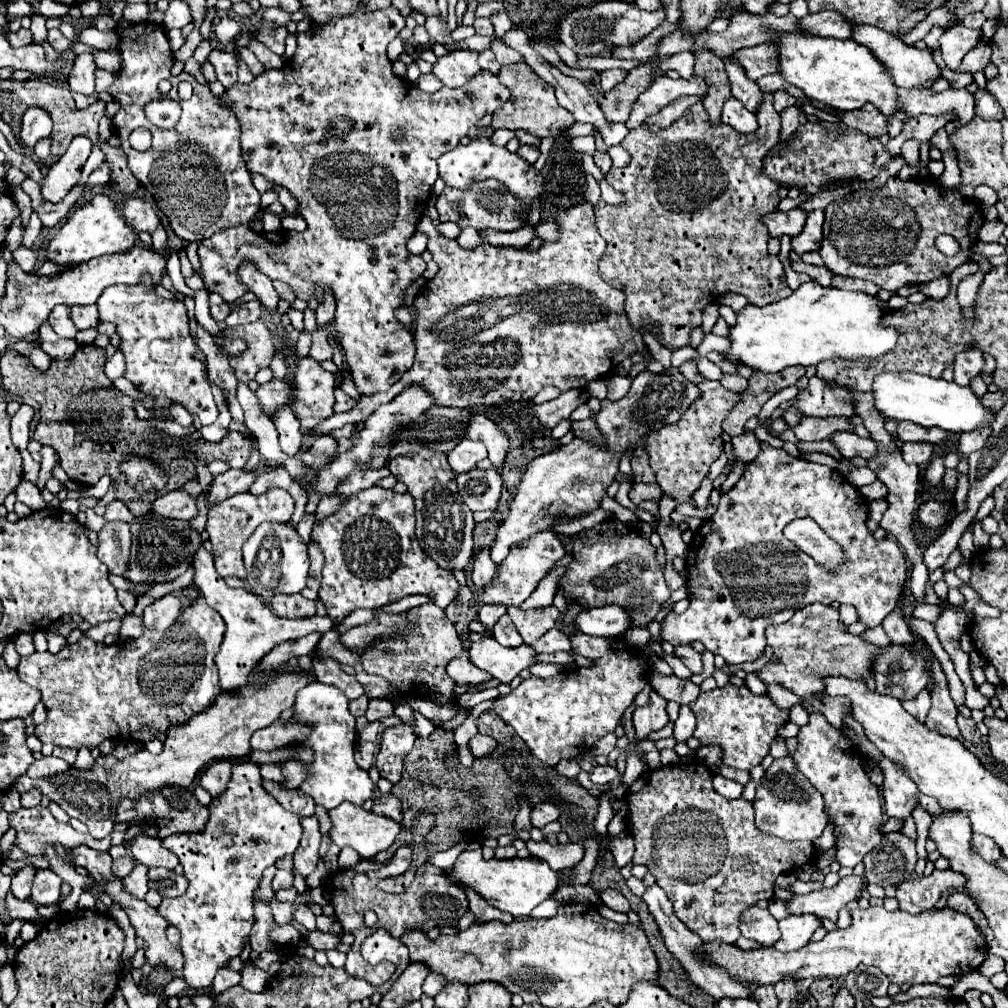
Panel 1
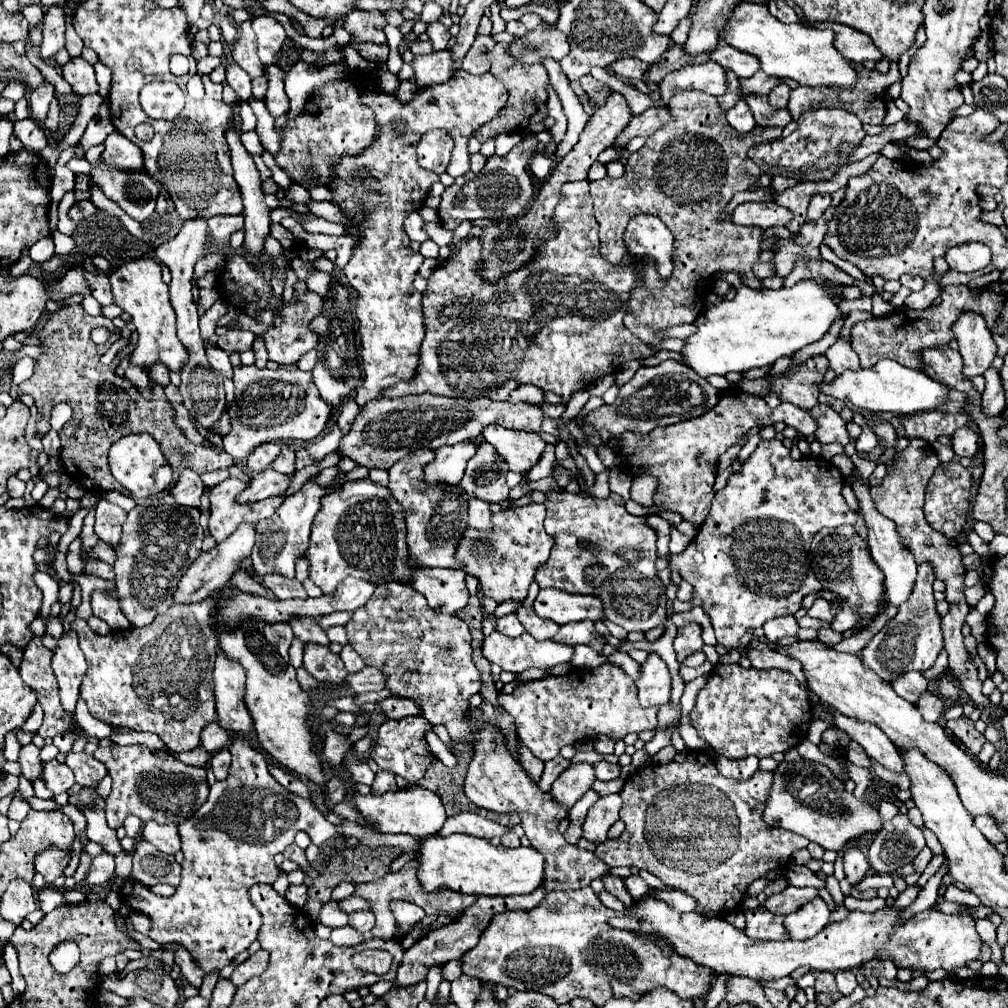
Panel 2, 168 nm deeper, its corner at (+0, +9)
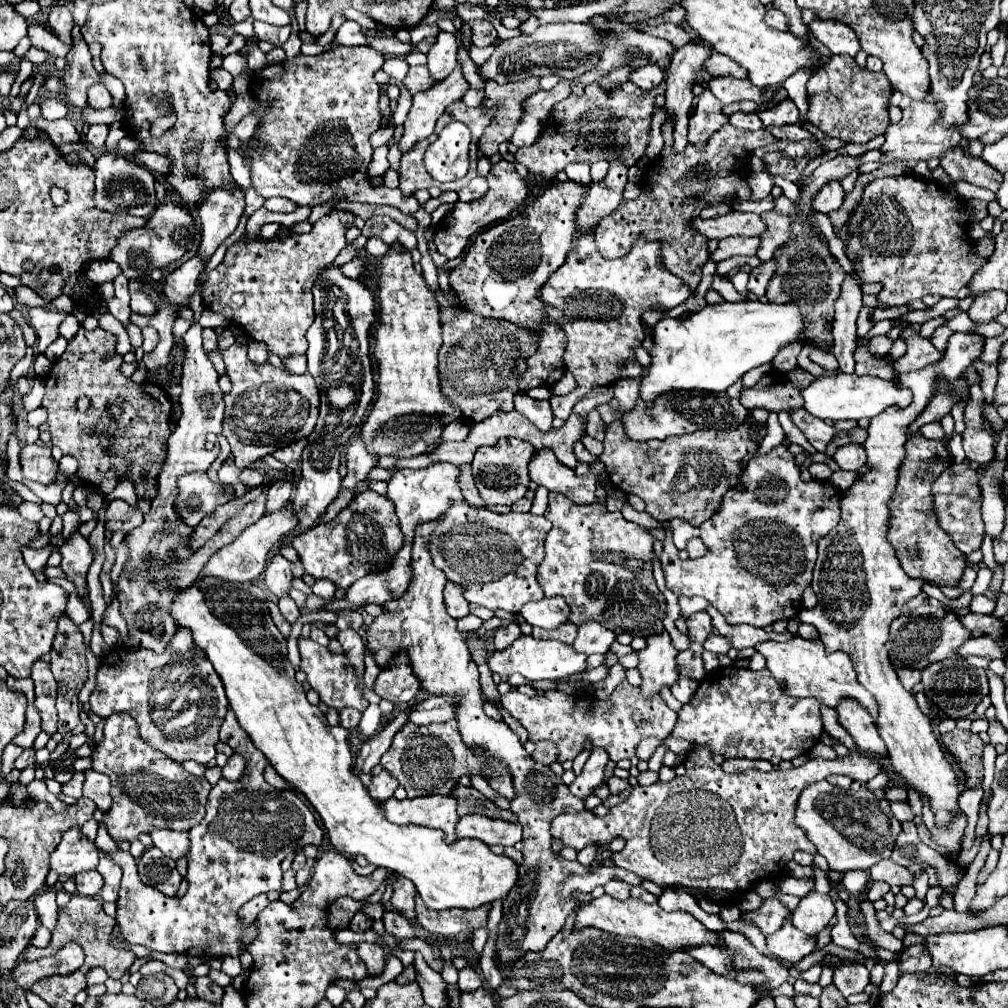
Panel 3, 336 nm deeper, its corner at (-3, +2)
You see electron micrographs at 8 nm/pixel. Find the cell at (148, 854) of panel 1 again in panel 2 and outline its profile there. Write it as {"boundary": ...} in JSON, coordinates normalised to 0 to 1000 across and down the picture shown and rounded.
{"boundary":[[[143,815],[141,833],[149,835],[151,839],[155,839],[163,847],[175,847],[179,843],[179,829],[177,829],[173,817]]]}

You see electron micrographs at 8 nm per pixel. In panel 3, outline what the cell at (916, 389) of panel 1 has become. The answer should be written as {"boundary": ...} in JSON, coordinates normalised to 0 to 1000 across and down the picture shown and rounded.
{"boundary":[[[814,372],[805,378],[803,384],[795,388],[797,394],[797,404],[801,410],[805,410],[811,416],[816,418],[830,418],[830,416],[848,416],[852,418],[854,414],[866,416],[872,410],[876,410],[884,402],[900,404],[904,400],[904,388],[892,384],[890,378],[876,378],[870,374],[852,374],[852,372]]]}

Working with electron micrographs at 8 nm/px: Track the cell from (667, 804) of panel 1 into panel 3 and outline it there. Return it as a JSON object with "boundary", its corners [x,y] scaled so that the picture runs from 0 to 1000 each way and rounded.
{"boundary":[[[689,739],[680,751],[678,759],[682,763],[678,771],[670,771],[664,777],[654,775],[644,781],[630,781],[626,789],[608,803],[604,803],[600,811],[592,811],[586,805],[553,809],[547,816],[549,832],[557,832],[561,840],[576,844],[582,836],[602,838],[610,830],[618,830],[620,842],[608,848],[612,860],[628,864],[652,878],[682,876],[682,880],[701,880],[701,884],[725,884],[725,888],[733,882],[733,886],[737,888],[745,882],[745,878],[753,876],[757,870],[765,870],[779,864],[791,842],[809,846],[809,840],[801,832],[799,824],[787,814],[791,793],[801,779],[816,775],[822,769],[840,769],[850,775],[862,775],[876,765],[876,759],[870,751],[864,751],[856,745],[844,745],[840,751],[830,751],[826,755],[803,753],[797,761],[787,761],[783,765],[759,767],[743,763],[735,767],[719,767],[715,759],[707,755],[707,745],[701,739]]]}

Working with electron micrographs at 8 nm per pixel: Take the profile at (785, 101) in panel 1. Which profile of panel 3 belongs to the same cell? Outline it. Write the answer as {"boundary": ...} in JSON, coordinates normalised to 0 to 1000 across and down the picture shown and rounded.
{"boundary":[[[779,98],[769,108],[755,110],[753,118],[757,120],[759,126],[765,126],[765,124],[773,124],[773,126],[775,124],[785,124],[785,122],[793,120],[793,108],[789,106],[789,102],[785,98]]]}

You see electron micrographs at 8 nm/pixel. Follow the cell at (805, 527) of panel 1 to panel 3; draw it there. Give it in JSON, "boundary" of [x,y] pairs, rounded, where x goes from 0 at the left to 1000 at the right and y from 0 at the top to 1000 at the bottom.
{"boundary":[[[945,330],[939,338],[936,356],[912,366],[912,368],[902,368],[902,370],[892,370],[890,378],[894,384],[902,384],[906,388],[906,400],[904,404],[882,404],[880,408],[876,408],[876,412],[870,412],[868,416],[864,416],[862,422],[862,434],[856,439],[858,447],[860,447],[860,463],[862,467],[856,469],[852,473],[852,477],[848,477],[840,487],[836,487],[834,491],[834,516],[832,521],[813,537],[813,553],[809,559],[809,566],[807,566],[807,586],[811,590],[811,600],[807,604],[797,604],[793,608],[793,616],[803,618],[811,624],[813,634],[818,638],[820,646],[836,646],[842,650],[852,678],[868,691],[870,701],[872,701],[872,709],[868,713],[868,719],[874,727],[874,733],[880,739],[882,745],[882,753],[884,753],[884,761],[886,765],[896,771],[900,775],[902,781],[910,783],[912,787],[920,789],[930,813],[930,820],[936,822],[941,818],[941,814],[945,814],[943,807],[951,805],[949,801],[949,791],[951,791],[951,779],[949,779],[949,771],[943,763],[943,759],[938,753],[938,747],[924,723],[924,715],[920,709],[914,707],[914,703],[908,697],[908,691],[896,684],[888,662],[884,662],[886,658],[882,656],[882,648],[878,644],[878,638],[882,634],[882,620],[886,614],[890,614],[894,610],[896,600],[910,592],[916,584],[916,580],[924,578],[920,574],[904,574],[900,572],[900,568],[896,568],[892,555],[888,551],[888,545],[884,543],[880,529],[882,529],[882,515],[884,515],[884,505],[882,505],[882,495],[888,487],[890,481],[890,473],[892,473],[892,463],[898,455],[898,439],[900,439],[900,426],[902,422],[910,416],[910,412],[920,404],[920,400],[924,398],[926,392],[930,392],[930,386],[934,382],[941,382],[945,380],[949,374],[953,374],[953,370],[973,352],[977,344],[977,334],[973,332],[963,332],[963,330]]]}

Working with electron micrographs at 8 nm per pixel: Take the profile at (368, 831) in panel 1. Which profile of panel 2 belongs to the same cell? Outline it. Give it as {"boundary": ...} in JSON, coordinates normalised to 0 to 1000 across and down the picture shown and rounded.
{"boundary":[[[417,780],[395,784],[395,786],[381,788],[381,790],[371,790],[371,788],[359,790],[351,786],[349,794],[351,794],[353,804],[367,815],[367,819],[373,825],[385,825],[385,827],[401,825],[401,827],[411,827],[411,829],[425,829],[425,827],[435,825],[438,817],[442,815],[438,794],[431,786],[417,782]]]}

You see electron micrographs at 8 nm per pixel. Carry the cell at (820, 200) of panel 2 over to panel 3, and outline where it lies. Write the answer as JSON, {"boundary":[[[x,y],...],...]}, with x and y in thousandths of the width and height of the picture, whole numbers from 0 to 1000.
{"boundary":[[[822,180],[820,184],[814,186],[814,189],[809,193],[807,197],[807,205],[813,209],[813,211],[824,211],[828,207],[832,207],[836,203],[836,197],[838,197],[838,191],[836,191],[836,186],[832,180]]]}

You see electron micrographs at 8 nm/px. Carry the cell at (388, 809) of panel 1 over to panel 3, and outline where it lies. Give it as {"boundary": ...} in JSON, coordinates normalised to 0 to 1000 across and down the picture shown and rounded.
{"boundary":[[[378,765],[376,769],[370,769],[368,771],[368,779],[364,781],[368,791],[374,793],[374,795],[384,795],[390,791],[390,785],[394,783],[394,775],[384,767],[384,765]]]}

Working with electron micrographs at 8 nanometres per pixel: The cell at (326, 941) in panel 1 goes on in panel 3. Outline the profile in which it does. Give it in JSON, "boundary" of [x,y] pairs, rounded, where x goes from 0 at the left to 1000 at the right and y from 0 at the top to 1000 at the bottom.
{"boundary":[[[356,936],[354,941],[358,943],[356,949],[362,953],[366,969],[378,967],[380,961],[382,961],[382,943],[376,938],[370,938],[370,936]]]}

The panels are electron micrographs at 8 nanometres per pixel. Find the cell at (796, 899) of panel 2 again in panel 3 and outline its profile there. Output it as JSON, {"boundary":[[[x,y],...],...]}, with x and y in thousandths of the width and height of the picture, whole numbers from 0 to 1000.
{"boundary":[[[759,892],[753,902],[735,906],[735,912],[751,918],[757,924],[757,928],[765,928],[773,924],[773,920],[777,918],[777,912],[781,910],[785,910],[785,904],[771,892]]]}

